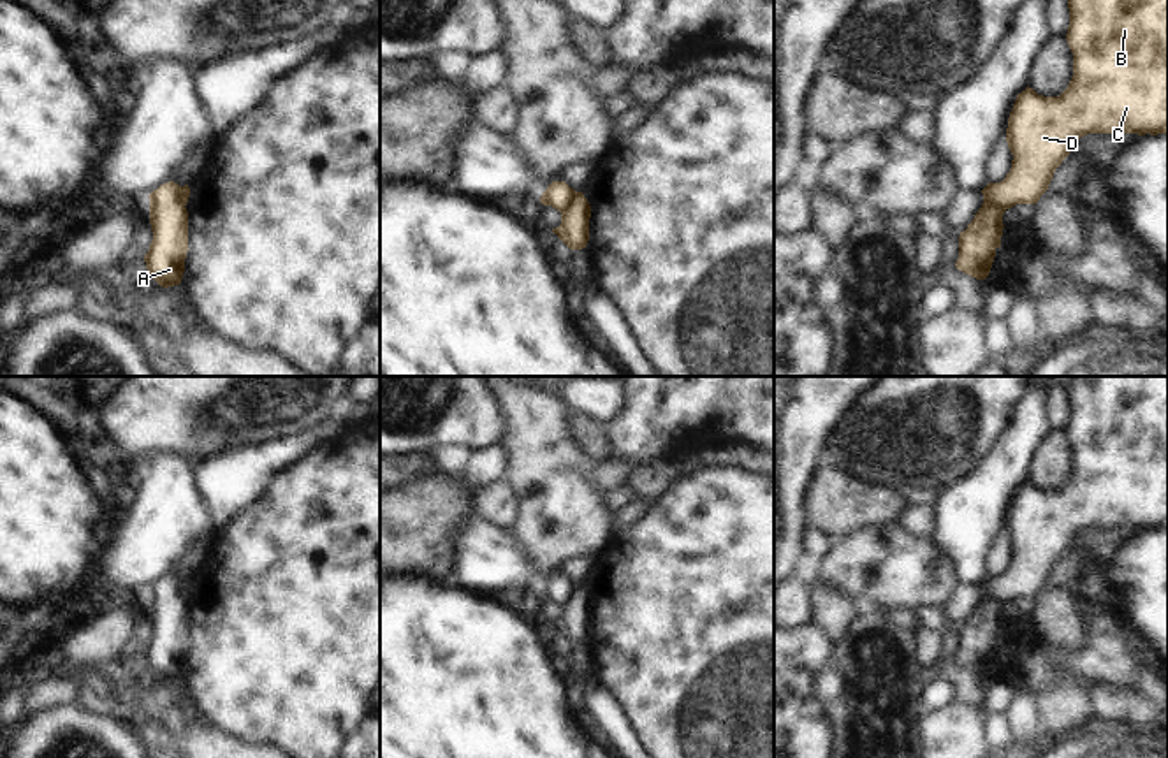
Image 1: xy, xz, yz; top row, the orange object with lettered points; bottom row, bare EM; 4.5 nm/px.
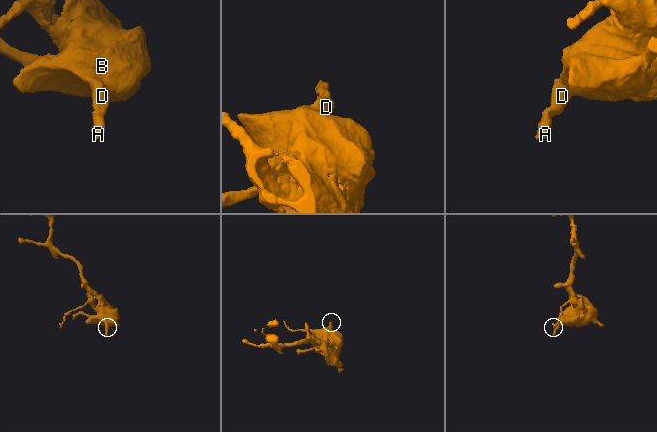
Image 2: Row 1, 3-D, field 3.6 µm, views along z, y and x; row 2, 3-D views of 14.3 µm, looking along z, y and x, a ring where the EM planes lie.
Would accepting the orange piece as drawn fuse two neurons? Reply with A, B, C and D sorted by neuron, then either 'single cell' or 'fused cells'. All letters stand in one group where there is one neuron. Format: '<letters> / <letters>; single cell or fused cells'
A / B C D; fused cells

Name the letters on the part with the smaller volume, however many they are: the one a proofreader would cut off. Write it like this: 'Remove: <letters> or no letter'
Remove: A

